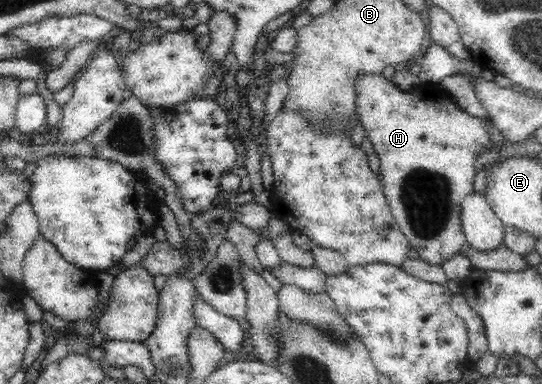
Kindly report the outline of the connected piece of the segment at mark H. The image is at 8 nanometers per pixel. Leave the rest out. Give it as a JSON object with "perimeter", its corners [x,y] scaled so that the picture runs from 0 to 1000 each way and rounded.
{"perimeter":[[[664,195],[657,206],[657,292],[664,302],[664,320],[673,341],[673,357],[686,375],[686,388],[701,419],[701,469],[705,495],[712,513],[716,539],[723,555],[727,578],[734,586],[738,604],[753,628],[756,643],[764,643],[775,661],[775,677],[801,693],[819,693],[823,680],[834,677],[841,664],[854,656],[854,646],[862,633],[854,594],[851,591],[851,531],[856,513],[863,505],[876,503],[875,466],[878,461],[878,432],[875,427],[882,419],[886,393],[904,372],[904,352],[897,339],[895,313],[884,305],[875,305],[871,297],[858,292],[849,276],[830,268],[827,258],[801,258],[786,242],[771,242],[768,234],[742,237],[727,216],[716,214],[705,195],[694,201],[692,195]]]}

